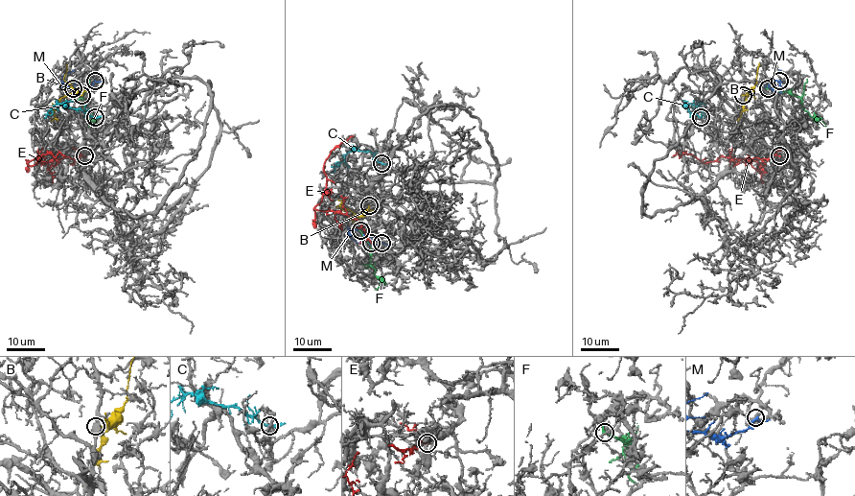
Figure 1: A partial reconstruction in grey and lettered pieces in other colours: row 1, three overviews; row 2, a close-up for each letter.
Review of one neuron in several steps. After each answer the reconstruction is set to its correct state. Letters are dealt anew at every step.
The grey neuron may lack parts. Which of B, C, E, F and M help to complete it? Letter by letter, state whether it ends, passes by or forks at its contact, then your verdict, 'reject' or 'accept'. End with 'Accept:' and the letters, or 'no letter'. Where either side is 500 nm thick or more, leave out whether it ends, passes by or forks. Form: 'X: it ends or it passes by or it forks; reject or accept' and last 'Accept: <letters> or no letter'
B: it ends; reject
C: it passes by; reject
E: it ends; reject
F: it ends; reject
M: it passes by; reject
Accept: no letter

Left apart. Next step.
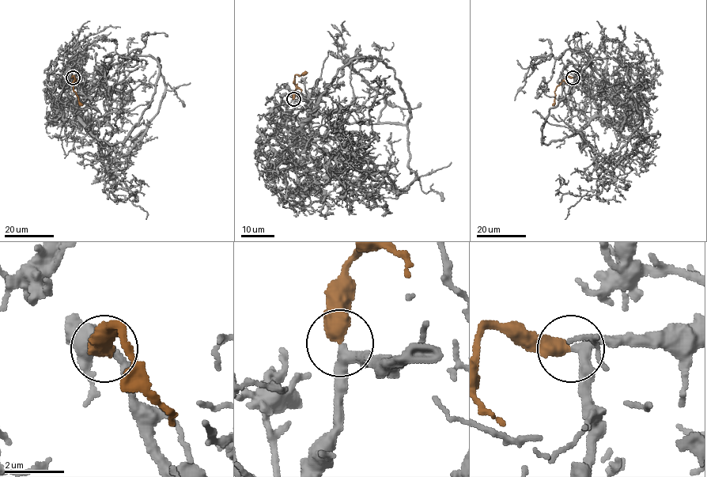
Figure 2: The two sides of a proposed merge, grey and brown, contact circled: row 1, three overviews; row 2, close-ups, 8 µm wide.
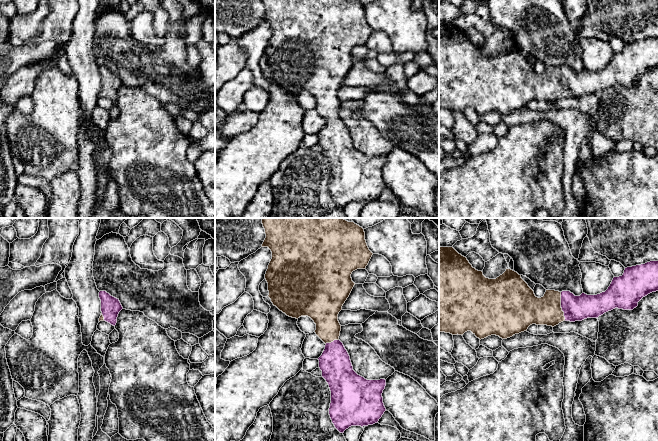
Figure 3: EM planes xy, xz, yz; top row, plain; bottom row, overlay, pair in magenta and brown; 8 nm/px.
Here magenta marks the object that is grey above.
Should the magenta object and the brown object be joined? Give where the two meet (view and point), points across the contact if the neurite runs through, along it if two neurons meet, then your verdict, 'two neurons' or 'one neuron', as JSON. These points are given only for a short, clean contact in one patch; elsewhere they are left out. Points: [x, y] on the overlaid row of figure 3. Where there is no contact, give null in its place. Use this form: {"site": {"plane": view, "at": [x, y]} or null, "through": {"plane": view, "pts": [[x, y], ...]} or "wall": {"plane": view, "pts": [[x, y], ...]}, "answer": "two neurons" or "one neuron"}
{"site": {"plane": "yz", "at": [561, 306]}, "through": {"plane": "yz", "pts": [[576, 308], [561, 306], [551, 309], [530, 309]]}, "answer": "one neuron"}

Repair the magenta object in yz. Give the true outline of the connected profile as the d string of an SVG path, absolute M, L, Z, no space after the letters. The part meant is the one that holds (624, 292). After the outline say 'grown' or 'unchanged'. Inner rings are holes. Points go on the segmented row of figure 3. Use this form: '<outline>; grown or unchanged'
M453 247L439 248L439 332L452 335L463 335L471 331L480 340L491 335L507 339L527 331L532 324L554 327L563 321L575 322L587 318L598 318L615 308L633 310L643 297L656 291L658 291L658 261L625 268L622 276L614 277L608 289L597 295L582 293L580 296L575 296L570 291L546 290L544 296L538 298L517 272L506 269L496 279L489 279L483 275L482 271L473 268L467 258Z; grown

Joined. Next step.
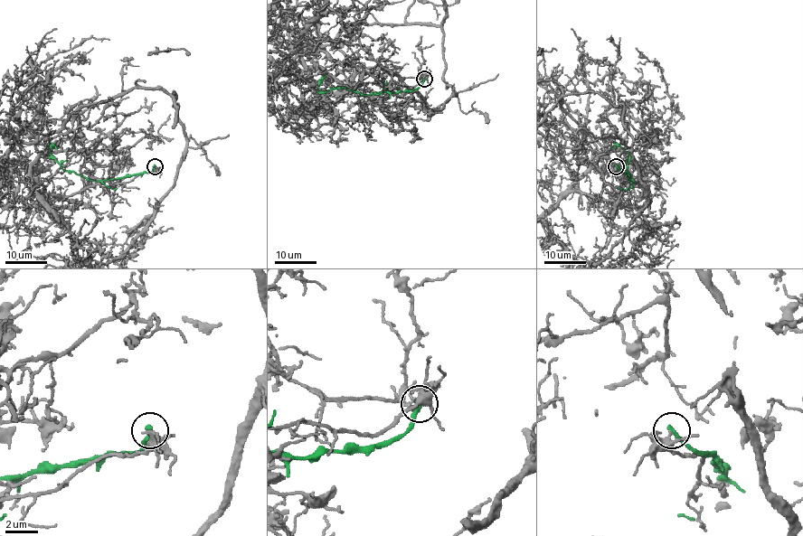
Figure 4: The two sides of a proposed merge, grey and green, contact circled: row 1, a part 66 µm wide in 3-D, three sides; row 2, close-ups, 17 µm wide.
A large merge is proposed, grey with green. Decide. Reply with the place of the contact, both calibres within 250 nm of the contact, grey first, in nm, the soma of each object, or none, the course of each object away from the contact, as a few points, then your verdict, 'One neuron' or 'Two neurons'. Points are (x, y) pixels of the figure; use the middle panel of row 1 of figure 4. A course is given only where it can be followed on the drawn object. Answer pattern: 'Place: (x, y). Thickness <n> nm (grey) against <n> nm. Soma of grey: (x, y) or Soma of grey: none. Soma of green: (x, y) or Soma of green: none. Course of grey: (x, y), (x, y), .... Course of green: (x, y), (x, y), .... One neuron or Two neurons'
Place: (424, 79). Thickness 280 nm (grey) against 320 nm. Soma of grey: none. Soma of green: none. Course of grey: (424, 79), (381, 85), (304, 32), (301, 52), (354, 23), (404, 23), (412, 3). Course of green: (424, 79), (419, 87), (396, 92), (360, 94), (343, 87), (319, 92), (317, 86), (325, 73). Two neurons

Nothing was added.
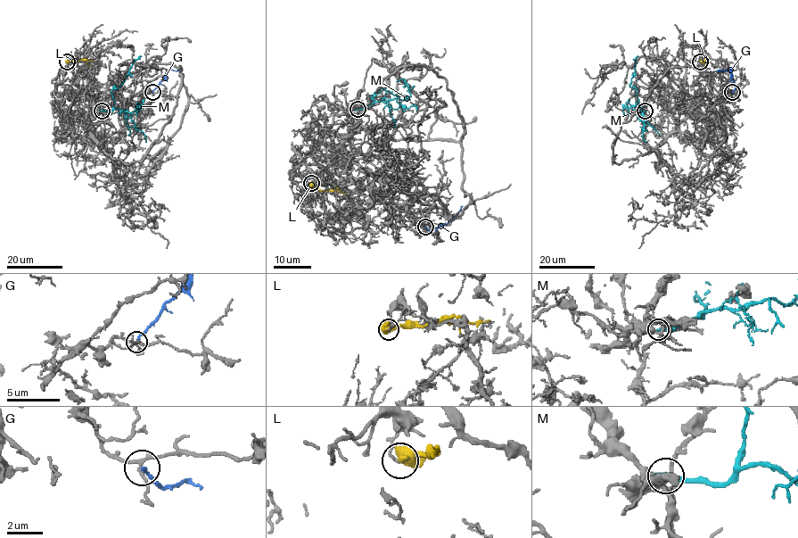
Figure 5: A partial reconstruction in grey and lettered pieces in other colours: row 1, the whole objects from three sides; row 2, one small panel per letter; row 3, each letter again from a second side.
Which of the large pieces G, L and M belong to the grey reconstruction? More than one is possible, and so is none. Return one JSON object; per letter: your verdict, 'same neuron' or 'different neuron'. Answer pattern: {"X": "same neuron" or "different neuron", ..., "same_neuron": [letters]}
{"G": "different neuron", "L": "different neuron", "M": "different neuron", "same_neuron": []}

